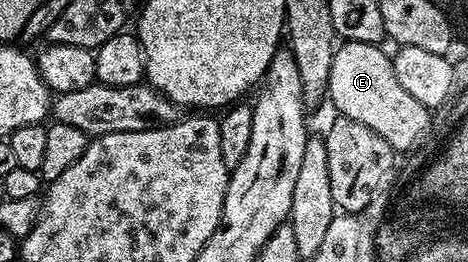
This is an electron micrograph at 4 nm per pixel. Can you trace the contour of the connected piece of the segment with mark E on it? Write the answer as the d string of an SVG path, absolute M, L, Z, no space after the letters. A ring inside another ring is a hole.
M343 42L333 56L333 68L329 68L329 84L327 92L329 102L336 106L338 113L349 120L357 120L357 124L365 124L365 128L373 128L381 137L391 145L392 150L402 152L411 150L423 138L423 133L433 126L433 114L426 106L417 104L405 88L397 81L394 71L392 55L383 51L379 44L365 44L364 42Z

